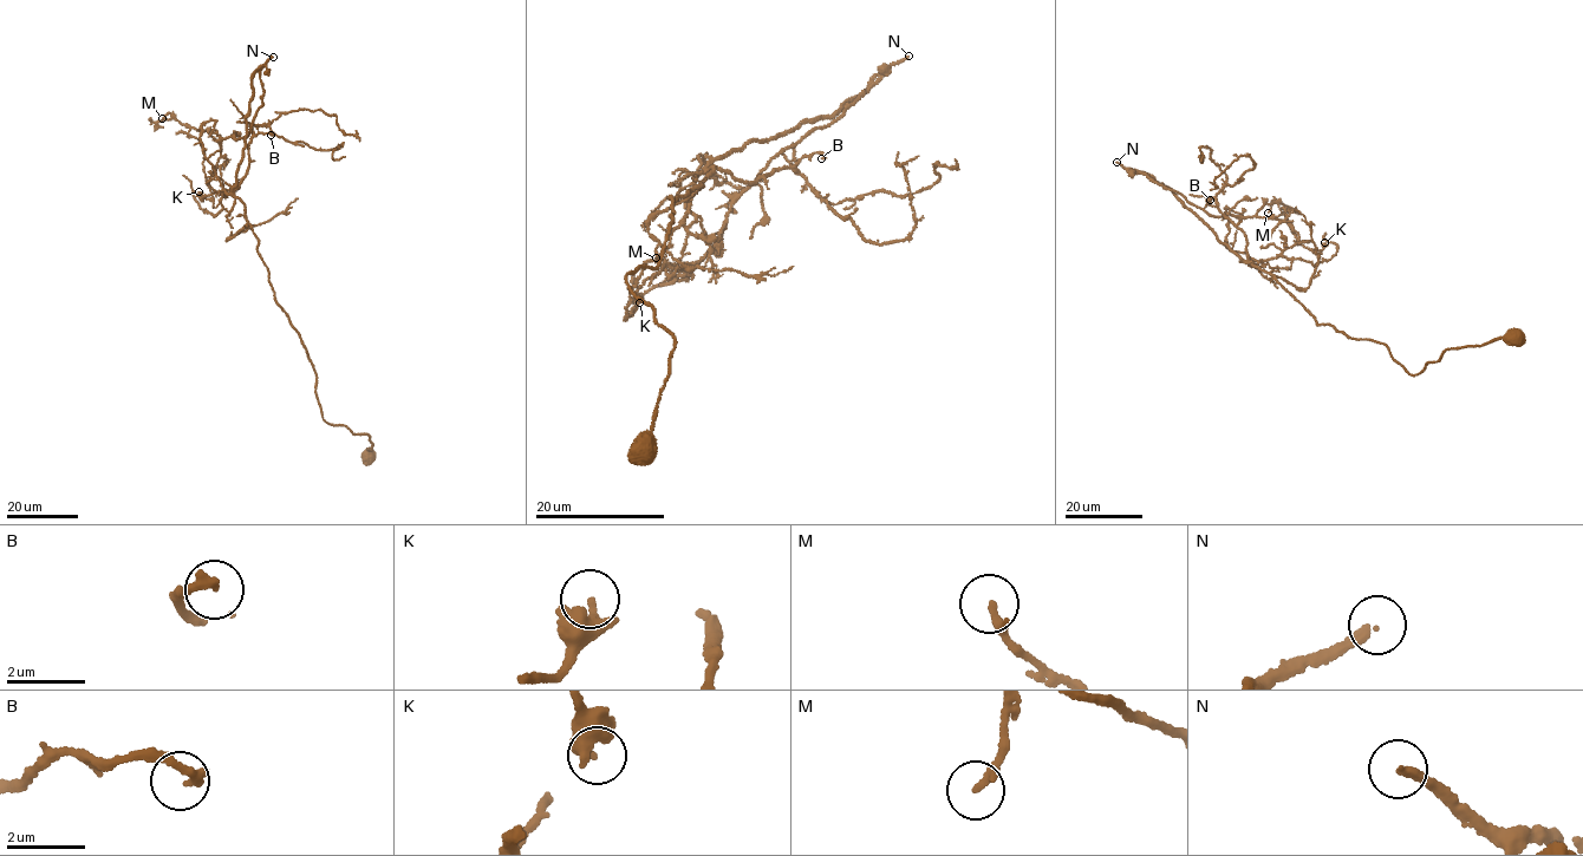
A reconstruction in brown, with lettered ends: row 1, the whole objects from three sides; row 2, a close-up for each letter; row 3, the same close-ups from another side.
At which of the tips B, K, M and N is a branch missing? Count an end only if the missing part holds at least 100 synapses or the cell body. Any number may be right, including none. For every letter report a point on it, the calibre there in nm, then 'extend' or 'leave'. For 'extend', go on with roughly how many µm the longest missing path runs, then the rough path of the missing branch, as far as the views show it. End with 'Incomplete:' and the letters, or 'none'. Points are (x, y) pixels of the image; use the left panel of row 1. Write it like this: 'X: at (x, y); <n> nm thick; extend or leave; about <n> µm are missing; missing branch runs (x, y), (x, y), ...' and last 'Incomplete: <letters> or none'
B: at (271, 135); 240 nm thick; leave
K: at (199, 191); 400 nm thick; leave
M: at (162, 118); 200 nm thick; leave
N: at (273, 57); 240 nm thick; extend; about 200 µm are missing
Incomplete: N

